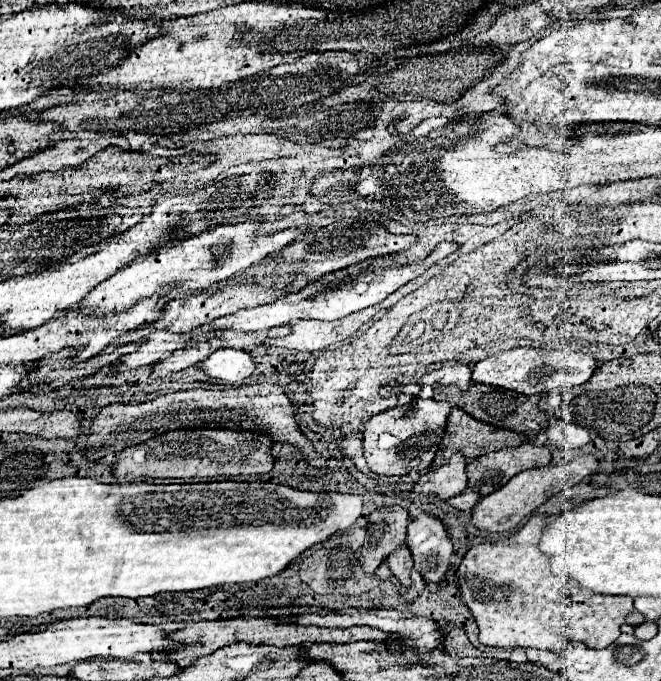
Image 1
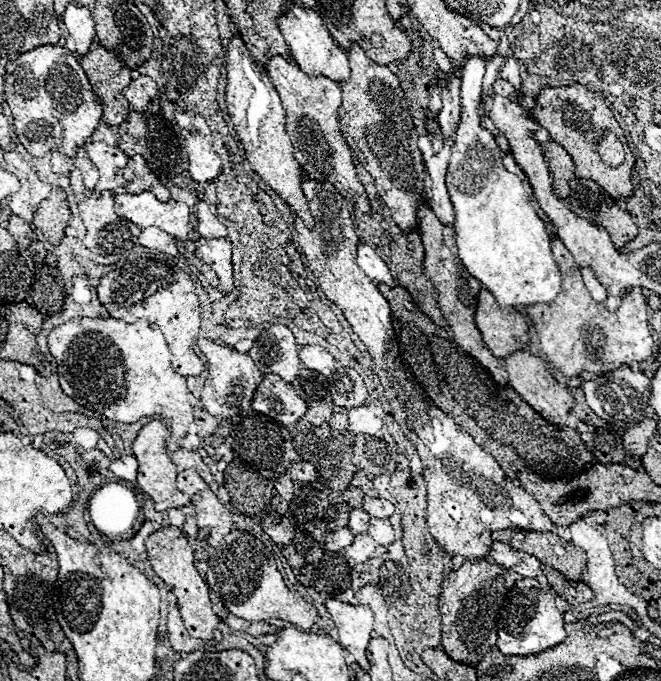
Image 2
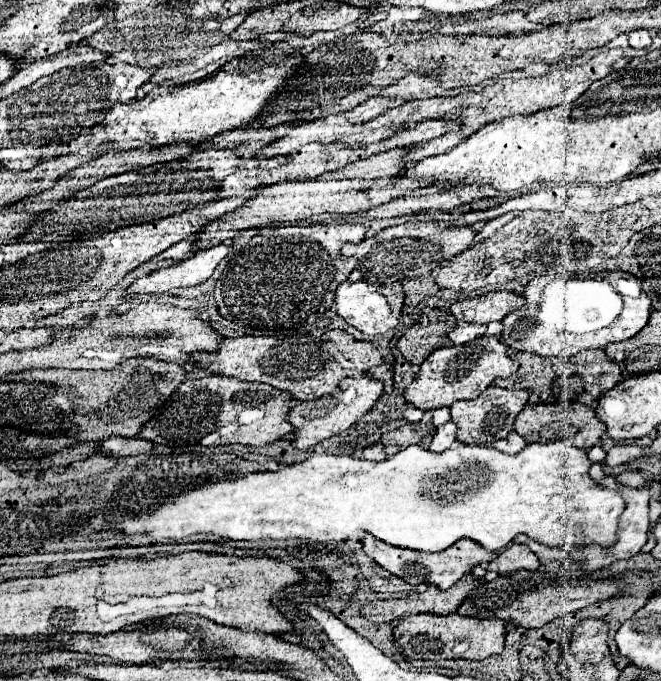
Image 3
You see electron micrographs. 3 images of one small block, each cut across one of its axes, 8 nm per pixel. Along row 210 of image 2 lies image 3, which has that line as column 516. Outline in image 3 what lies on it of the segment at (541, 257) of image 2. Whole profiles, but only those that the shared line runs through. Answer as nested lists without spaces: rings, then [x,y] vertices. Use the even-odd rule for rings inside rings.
[[[456,442],[452,448],[448,448],[442,454],[430,452],[430,450],[422,450],[420,446],[408,446],[406,450],[394,454],[388,460],[382,462],[370,462],[370,460],[360,460],[360,458],[352,458],[352,456],[334,456],[334,454],[312,454],[310,458],[298,462],[298,464],[288,464],[282,466],[276,472],[252,472],[246,474],[242,478],[234,478],[234,480],[204,480],[202,484],[196,484],[192,488],[186,488],[184,492],[180,492],[174,500],[168,500],[164,504],[160,504],[154,512],[146,512],[146,514],[138,514],[138,516],[126,516],[122,518],[112,530],[102,530],[98,534],[100,540],[106,540],[110,534],[148,534],[152,544],[176,544],[182,542],[186,536],[192,534],[214,534],[222,540],[252,540],[252,542],[260,542],[260,540],[292,540],[292,538],[302,538],[302,540],[312,540],[312,542],[344,542],[350,538],[360,540],[360,530],[372,534],[374,538],[390,544],[390,546],[398,546],[398,548],[410,548],[410,550],[420,550],[420,552],[442,552],[446,548],[450,548],[454,542],[462,540],[462,538],[470,538],[474,542],[478,542],[480,546],[484,546],[486,550],[498,552],[502,548],[506,548],[516,534],[526,534],[528,538],[532,538],[534,542],[546,544],[546,546],[558,546],[558,548],[566,548],[570,550],[572,546],[588,546],[588,544],[598,544],[602,548],[612,548],[618,540],[618,516],[624,512],[626,502],[620,496],[620,492],[616,490],[608,490],[602,488],[598,482],[594,482],[588,474],[592,462],[586,456],[586,450],[578,450],[574,448],[570,442],[548,442],[548,444],[528,444],[522,452],[510,456],[510,454],[502,454],[494,448],[486,448],[486,446],[470,446],[470,444],[462,444]]]

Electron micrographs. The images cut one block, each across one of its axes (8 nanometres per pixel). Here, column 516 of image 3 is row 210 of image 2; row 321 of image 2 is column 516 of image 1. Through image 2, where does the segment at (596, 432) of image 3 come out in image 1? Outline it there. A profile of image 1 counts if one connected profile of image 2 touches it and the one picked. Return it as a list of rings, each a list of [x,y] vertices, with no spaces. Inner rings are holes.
[[[524,442],[516,448],[496,450],[474,458],[468,464],[468,486],[480,496],[502,488],[512,476],[528,468],[540,468],[550,464],[552,452],[548,446],[536,446],[534,442]]]

